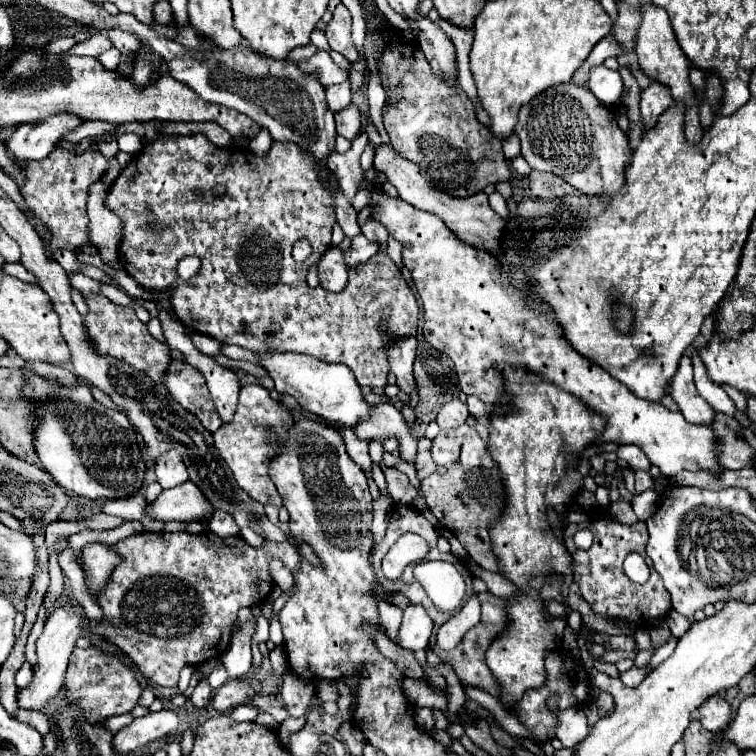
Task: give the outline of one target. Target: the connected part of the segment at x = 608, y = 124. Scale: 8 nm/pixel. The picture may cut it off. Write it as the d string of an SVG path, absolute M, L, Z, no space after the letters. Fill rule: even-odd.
M561 83L539 93L535 99L531 99L519 109L515 133L521 139L521 155L533 169L553 173L565 179L569 185L573 185L585 195L605 193L611 197L625 185L625 165L631 157L627 135L617 127L615 119L611 117L611 111L603 107L603 103L597 101L597 97L593 97L593 93L589 93L589 89L583 85Z

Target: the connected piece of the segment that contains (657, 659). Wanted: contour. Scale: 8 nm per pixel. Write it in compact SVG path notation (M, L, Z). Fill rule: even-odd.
M672 635L671 639L669 639L667 643L664 643L666 645L661 645L661 647L655 650L655 653L648 665L651 668L655 668L663 661L665 661L665 659L671 656L671 654L674 652L674 649L676 648L677 645L677 641L678 639Z

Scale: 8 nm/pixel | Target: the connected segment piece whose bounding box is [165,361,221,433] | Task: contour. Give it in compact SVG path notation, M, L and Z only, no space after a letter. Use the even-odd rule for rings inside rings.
M171 361L169 373L165 375L165 387L183 409L191 411L203 423L205 429L215 433L221 427L221 419L213 409L205 377L199 373L199 369L185 361Z

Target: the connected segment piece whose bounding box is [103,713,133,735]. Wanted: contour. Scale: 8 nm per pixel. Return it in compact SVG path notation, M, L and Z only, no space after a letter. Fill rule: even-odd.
M125 713L121 717L111 717L109 721L103 721L103 727L115 735L119 729L123 729L125 725L129 725L129 721L133 721L133 717L129 713Z

